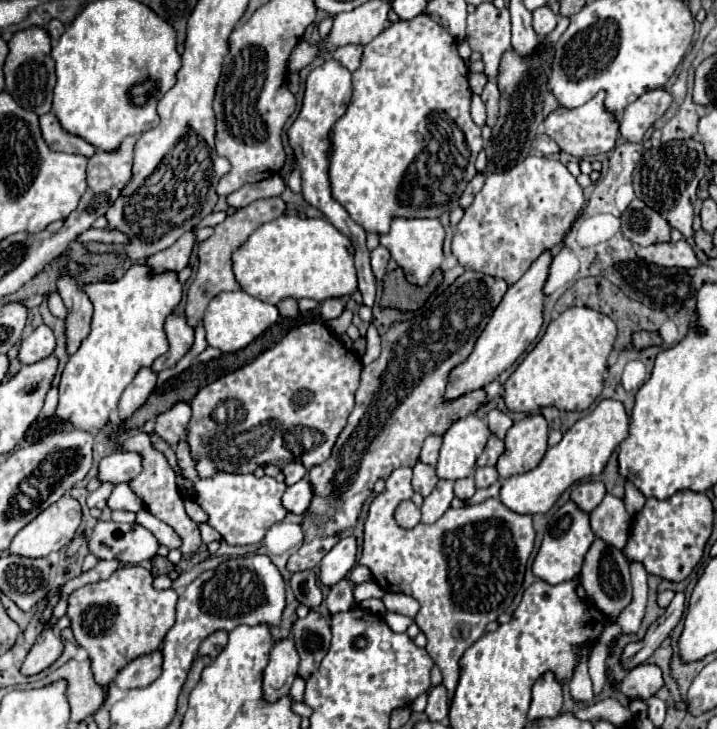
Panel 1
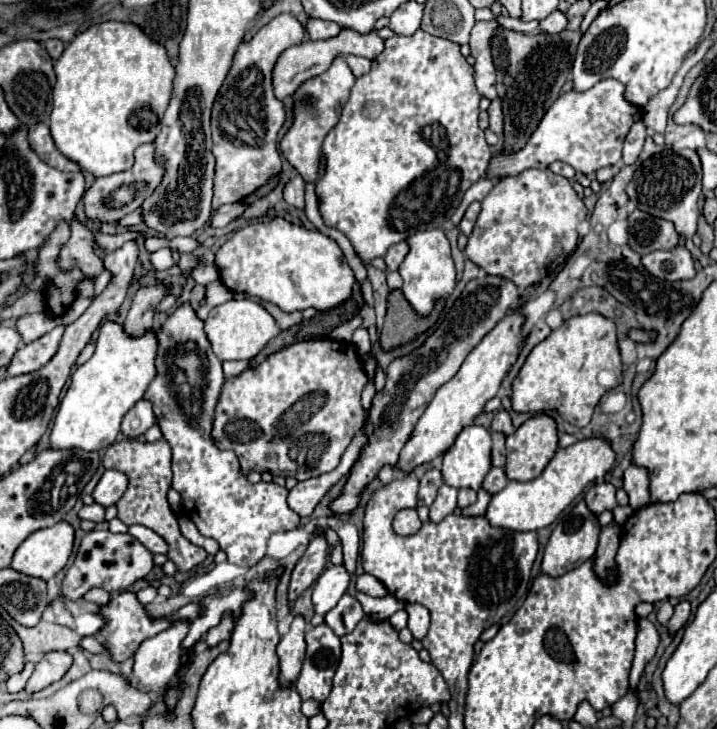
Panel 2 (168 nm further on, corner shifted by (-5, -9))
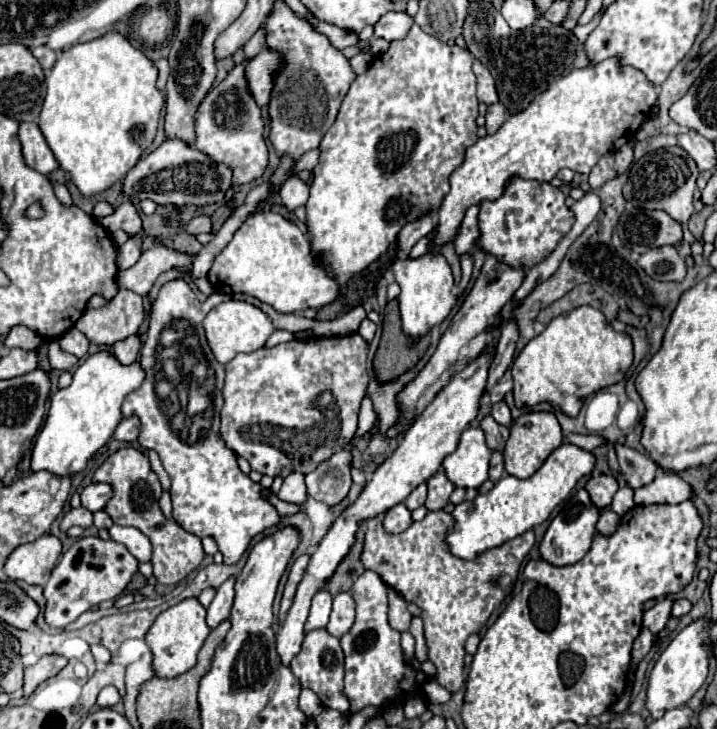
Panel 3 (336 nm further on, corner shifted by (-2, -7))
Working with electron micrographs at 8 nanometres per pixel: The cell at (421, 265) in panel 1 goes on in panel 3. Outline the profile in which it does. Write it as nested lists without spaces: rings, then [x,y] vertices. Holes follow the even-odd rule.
[[[428,252],[420,256],[418,260],[396,260],[392,264],[392,272],[402,290],[398,296],[400,314],[402,314],[402,330],[412,340],[418,340],[424,334],[428,334],[434,326],[440,326],[456,304],[456,298],[452,296],[454,278],[452,278],[450,266],[442,254]]]

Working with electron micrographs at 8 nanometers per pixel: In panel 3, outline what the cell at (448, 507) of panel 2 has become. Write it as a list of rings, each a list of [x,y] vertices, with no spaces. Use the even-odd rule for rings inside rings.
[[[438,470],[428,482],[428,498],[426,498],[426,508],[428,510],[442,510],[448,504],[448,498],[454,490],[454,484],[446,478],[444,470]]]

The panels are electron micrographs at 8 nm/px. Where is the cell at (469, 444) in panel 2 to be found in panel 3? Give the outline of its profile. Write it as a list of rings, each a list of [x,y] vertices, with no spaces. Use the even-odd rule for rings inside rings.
[[[466,428],[460,436],[458,448],[442,462],[446,476],[458,488],[480,488],[488,480],[488,462],[492,450],[486,446],[484,432],[480,428]]]

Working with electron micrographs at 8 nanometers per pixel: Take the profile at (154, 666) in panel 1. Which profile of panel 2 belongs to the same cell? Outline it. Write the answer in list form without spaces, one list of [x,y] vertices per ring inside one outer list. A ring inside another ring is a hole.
[[[175,622],[171,628],[145,640],[135,652],[129,682],[141,692],[161,692],[177,674],[183,654],[181,642],[189,624]]]

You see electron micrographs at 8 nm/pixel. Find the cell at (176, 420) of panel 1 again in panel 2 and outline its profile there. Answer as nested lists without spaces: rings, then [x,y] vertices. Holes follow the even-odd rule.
[[[125,438],[125,440],[109,446],[105,456],[103,456],[103,466],[105,468],[121,470],[129,478],[127,492],[117,502],[117,510],[119,510],[117,518],[123,520],[127,526],[143,524],[143,526],[155,530],[169,544],[169,552],[167,552],[169,560],[173,560],[179,570],[191,570],[207,558],[207,552],[203,548],[191,544],[181,534],[179,522],[169,508],[167,492],[171,490],[171,482],[173,482],[173,472],[171,472],[169,462],[171,462],[171,450],[169,450],[169,442],[165,442],[165,438],[161,438],[157,442],[139,442],[139,440]]]

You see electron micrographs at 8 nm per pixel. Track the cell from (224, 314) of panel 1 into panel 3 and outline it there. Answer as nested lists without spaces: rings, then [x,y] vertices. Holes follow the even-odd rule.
[[[228,300],[228,302],[222,302],[216,308],[212,308],[204,318],[204,328],[206,328],[208,346],[220,364],[228,364],[230,360],[234,360],[236,354],[254,352],[254,350],[262,348],[266,344],[266,340],[270,338],[270,334],[274,332],[270,318],[254,304],[248,304],[242,300]]]

